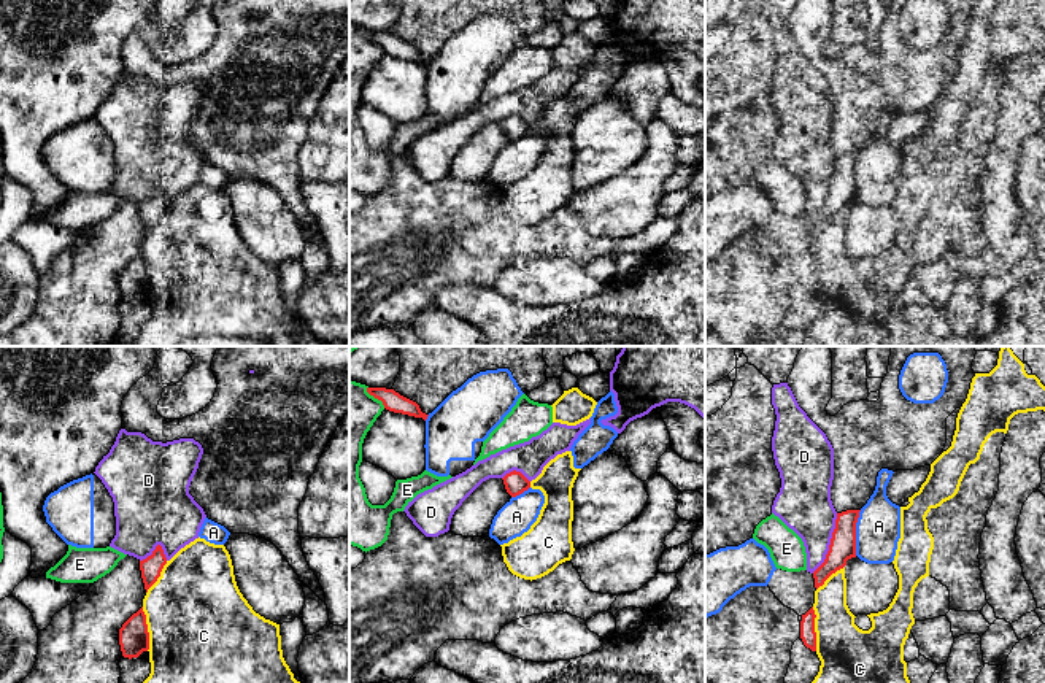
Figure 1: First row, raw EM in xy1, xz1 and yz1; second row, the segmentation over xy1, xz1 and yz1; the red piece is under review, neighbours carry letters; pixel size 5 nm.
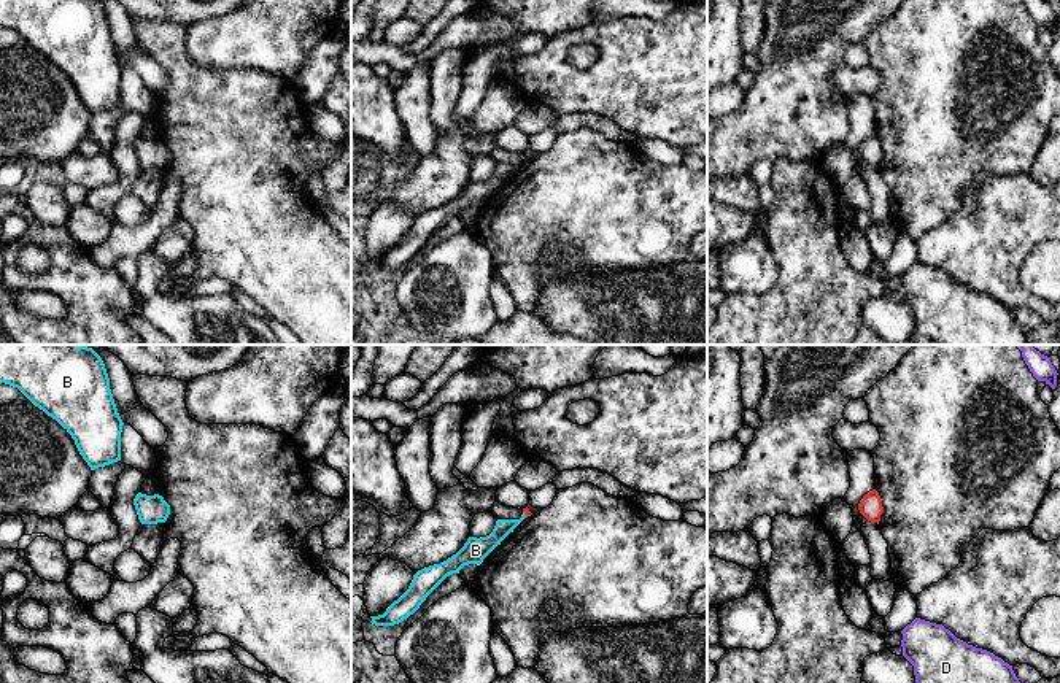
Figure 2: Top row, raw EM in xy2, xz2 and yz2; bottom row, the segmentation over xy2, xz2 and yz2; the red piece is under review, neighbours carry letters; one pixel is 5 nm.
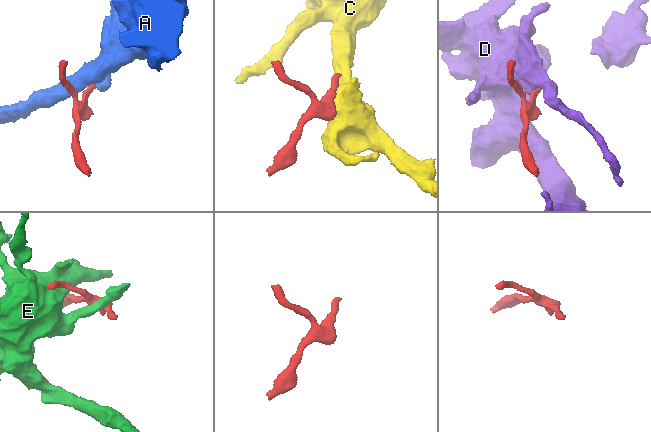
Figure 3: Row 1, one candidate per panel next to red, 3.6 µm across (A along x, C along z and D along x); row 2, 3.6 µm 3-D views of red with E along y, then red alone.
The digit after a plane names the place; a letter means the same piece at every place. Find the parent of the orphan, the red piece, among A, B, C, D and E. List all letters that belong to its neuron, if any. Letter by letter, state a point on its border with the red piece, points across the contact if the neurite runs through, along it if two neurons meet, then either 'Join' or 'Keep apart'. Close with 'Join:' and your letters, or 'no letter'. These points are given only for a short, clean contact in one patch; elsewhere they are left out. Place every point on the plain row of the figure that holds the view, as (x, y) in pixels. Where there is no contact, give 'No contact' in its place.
A: Touches red at yz1 (855, 177). Keep apart
B: Touches red at xz2 (525, 158). Path across: xz2 (526, 154), (525, 158), (515, 167), (502, 172). Join
C: Touches red at xy1 (146, 273). Keep apart
D: Touches red at yz1 (831, 188). Keep apart
E: Touches red at xz1 (375, 42). Keep apart
Join: B

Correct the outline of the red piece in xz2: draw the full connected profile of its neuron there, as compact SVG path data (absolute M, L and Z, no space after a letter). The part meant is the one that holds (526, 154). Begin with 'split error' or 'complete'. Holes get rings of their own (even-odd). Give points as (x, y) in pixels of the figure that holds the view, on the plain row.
split error | M523 152L520 164L497 164L493 176L486 181L469 181L464 191L440 208L434 208L418 214L408 233L394 245L383 259L370 260L375 270L394 270L413 259L426 241L448 221L459 218L464 210L480 210L483 203L497 191L501 186L513 176L513 173L532 157L529 152Z

